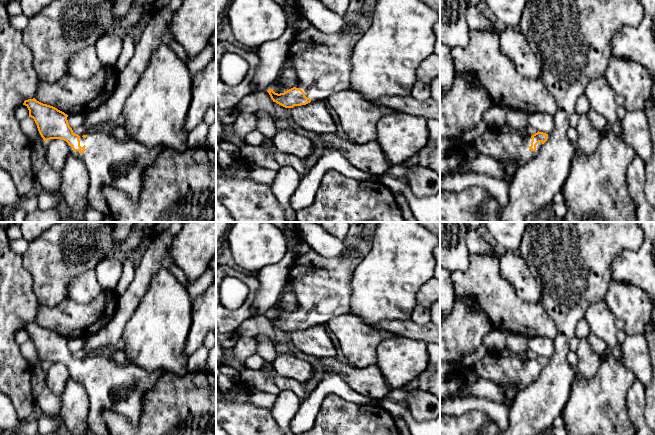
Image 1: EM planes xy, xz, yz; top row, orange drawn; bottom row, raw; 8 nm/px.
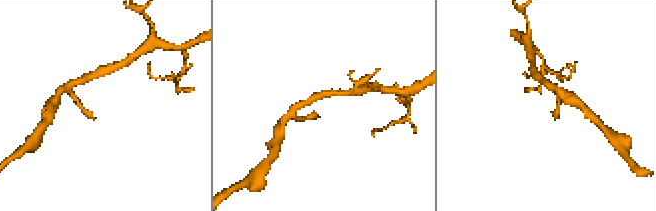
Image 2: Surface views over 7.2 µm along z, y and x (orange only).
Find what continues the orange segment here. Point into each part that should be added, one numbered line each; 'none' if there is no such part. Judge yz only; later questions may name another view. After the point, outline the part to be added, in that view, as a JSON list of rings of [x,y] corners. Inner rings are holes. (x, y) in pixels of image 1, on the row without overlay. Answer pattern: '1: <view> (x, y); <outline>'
1: yz (511, 371); [[[488,352],[471,367],[459,368],[448,377],[440,377],[440,398],[471,386],[479,379],[485,379],[506,388],[503,404],[510,410],[517,394],[535,382],[543,369],[539,366],[535,375],[530,374],[531,360],[508,353]]]

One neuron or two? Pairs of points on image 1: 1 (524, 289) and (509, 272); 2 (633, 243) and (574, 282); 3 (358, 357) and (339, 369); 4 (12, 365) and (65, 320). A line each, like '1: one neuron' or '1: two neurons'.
1: one neuron
2: one neuron
3: two neurons
4: two neurons

